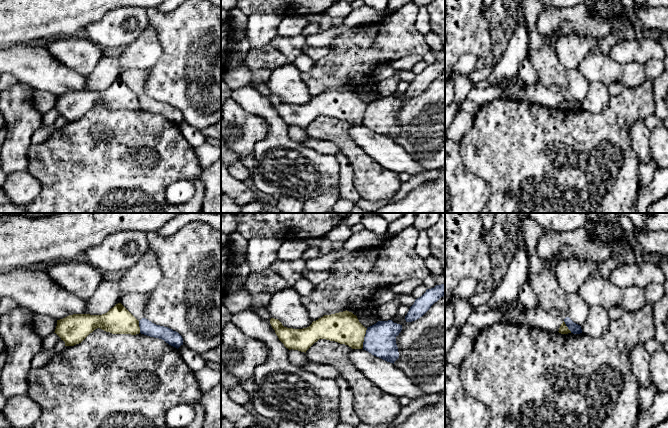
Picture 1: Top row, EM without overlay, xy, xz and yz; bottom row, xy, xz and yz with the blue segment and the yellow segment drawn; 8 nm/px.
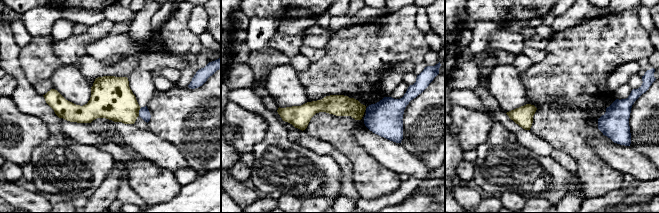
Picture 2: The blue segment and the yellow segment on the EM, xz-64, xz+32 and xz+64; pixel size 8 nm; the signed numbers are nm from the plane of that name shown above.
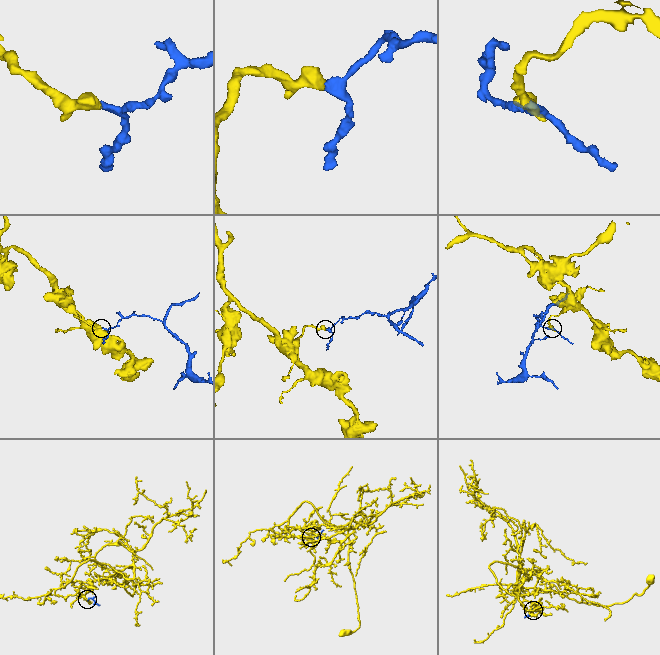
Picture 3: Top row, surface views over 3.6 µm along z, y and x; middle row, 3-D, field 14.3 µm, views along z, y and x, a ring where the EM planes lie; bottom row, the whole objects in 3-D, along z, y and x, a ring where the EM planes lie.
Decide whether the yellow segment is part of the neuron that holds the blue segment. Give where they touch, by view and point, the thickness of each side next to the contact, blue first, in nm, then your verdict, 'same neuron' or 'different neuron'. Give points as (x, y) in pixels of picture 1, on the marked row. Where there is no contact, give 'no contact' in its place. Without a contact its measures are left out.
contact xz (364, 338); calibres 260 and 260 nm; different neuron

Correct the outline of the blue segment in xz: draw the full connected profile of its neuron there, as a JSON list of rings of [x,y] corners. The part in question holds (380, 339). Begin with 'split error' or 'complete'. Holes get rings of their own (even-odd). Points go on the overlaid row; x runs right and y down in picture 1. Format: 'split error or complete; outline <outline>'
complete; outline [[[392,320],[378,321],[366,330],[363,349],[387,362],[393,363],[399,358],[396,337],[402,325]]]

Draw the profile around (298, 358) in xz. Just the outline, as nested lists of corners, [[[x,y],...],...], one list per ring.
[[[291,349],[289,350],[289,361],[293,365],[302,367],[309,361],[309,359],[307,358],[305,352]]]

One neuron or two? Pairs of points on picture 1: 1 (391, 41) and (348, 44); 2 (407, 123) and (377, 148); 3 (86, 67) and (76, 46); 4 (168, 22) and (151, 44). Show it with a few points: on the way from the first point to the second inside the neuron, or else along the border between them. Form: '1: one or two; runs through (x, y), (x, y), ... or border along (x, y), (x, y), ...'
1: one; runs through (380, 42), (373, 49), (359, 49)
2: two; border along (394, 139), (411, 155)
3: one; runs through (84, 62), (77, 51)
4: two; border along (149, 23), (161, 46), (159, 59)

